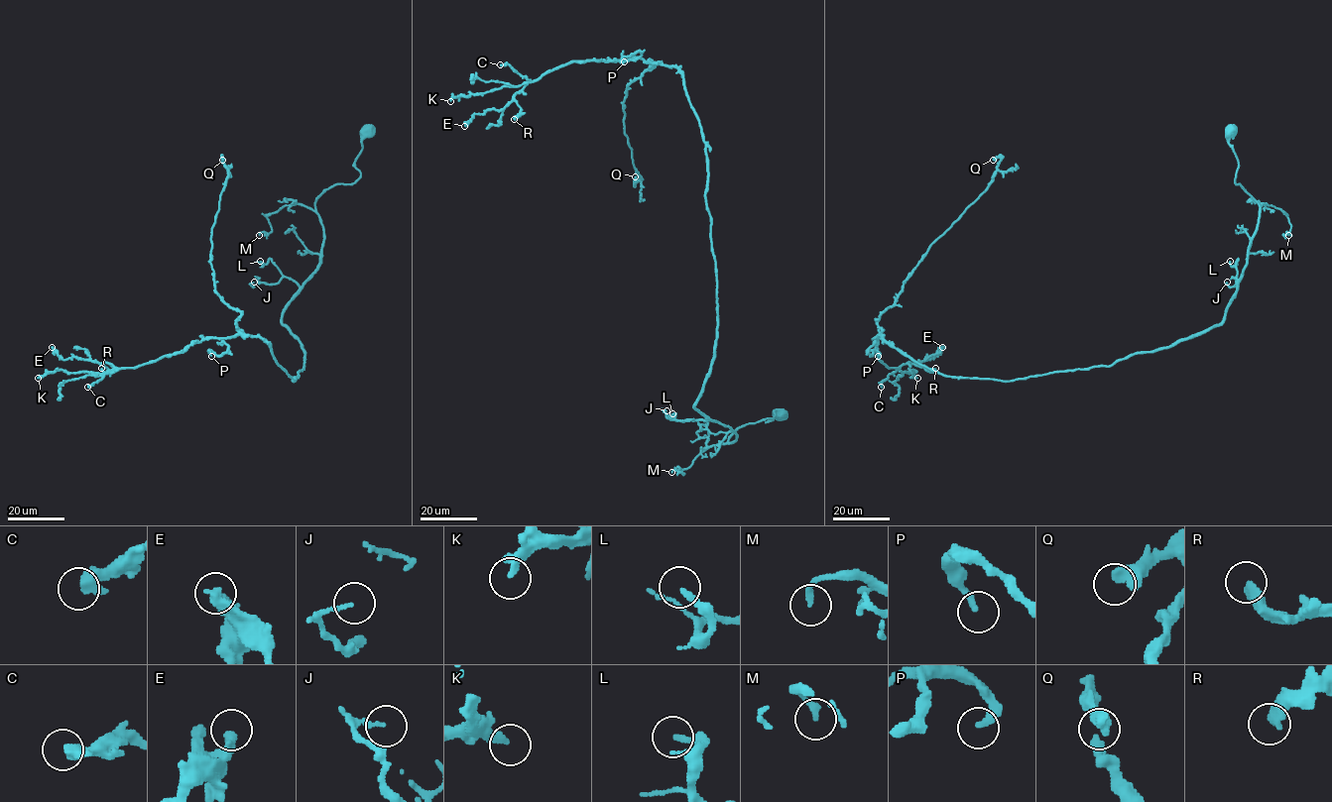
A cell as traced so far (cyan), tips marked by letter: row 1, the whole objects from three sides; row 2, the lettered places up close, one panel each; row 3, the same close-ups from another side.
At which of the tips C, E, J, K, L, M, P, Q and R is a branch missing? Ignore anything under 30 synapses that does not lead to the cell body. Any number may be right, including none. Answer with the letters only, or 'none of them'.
none of them

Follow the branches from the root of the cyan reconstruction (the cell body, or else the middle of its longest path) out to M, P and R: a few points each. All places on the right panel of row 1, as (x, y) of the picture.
M: (1232, 133), (1228, 144), (1238, 162), (1235, 182), (1260, 210), (1263, 203), (1280, 208), (1290, 225), (1288, 235)
P: (1232, 133), (1235, 182), (1260, 215), (1218, 324), (1009, 381), (943, 376), (880, 334), (878, 356)
R: (1232, 133), (1235, 182), (1260, 215), (1218, 324), (1009, 381), (943, 376), (874, 338), (888, 368), (935, 368)

